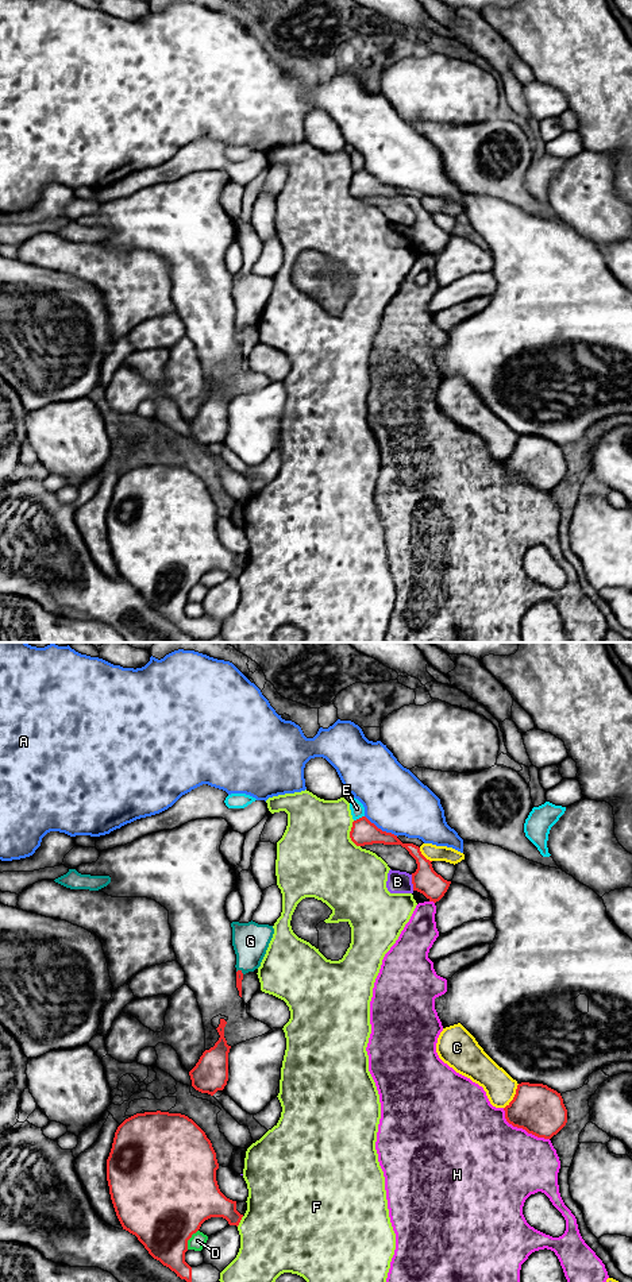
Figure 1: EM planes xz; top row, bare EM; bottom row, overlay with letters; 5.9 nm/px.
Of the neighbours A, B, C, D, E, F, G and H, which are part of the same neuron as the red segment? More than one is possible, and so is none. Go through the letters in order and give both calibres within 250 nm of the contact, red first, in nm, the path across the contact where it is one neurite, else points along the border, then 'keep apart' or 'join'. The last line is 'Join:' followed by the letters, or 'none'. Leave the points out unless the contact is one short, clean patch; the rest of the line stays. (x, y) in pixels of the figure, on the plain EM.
A: calibres 150 and 380 nm; keep apart
B: calibres 160 and 130 nm; keep apart
C: calibres 300 and 180 nm; keep apart
D: calibres 480 and 90 nm; keep apart
E: calibres 150 and 80 nm; keep apart
F: calibres 150 and 460 nm; keep apart
G: calibres 50 and 220 nm; way xz (239, 328), (241, 323), (249, 311), (250, 293); join
H: calibres 300 and 480 nm; keep apart
Join: G

